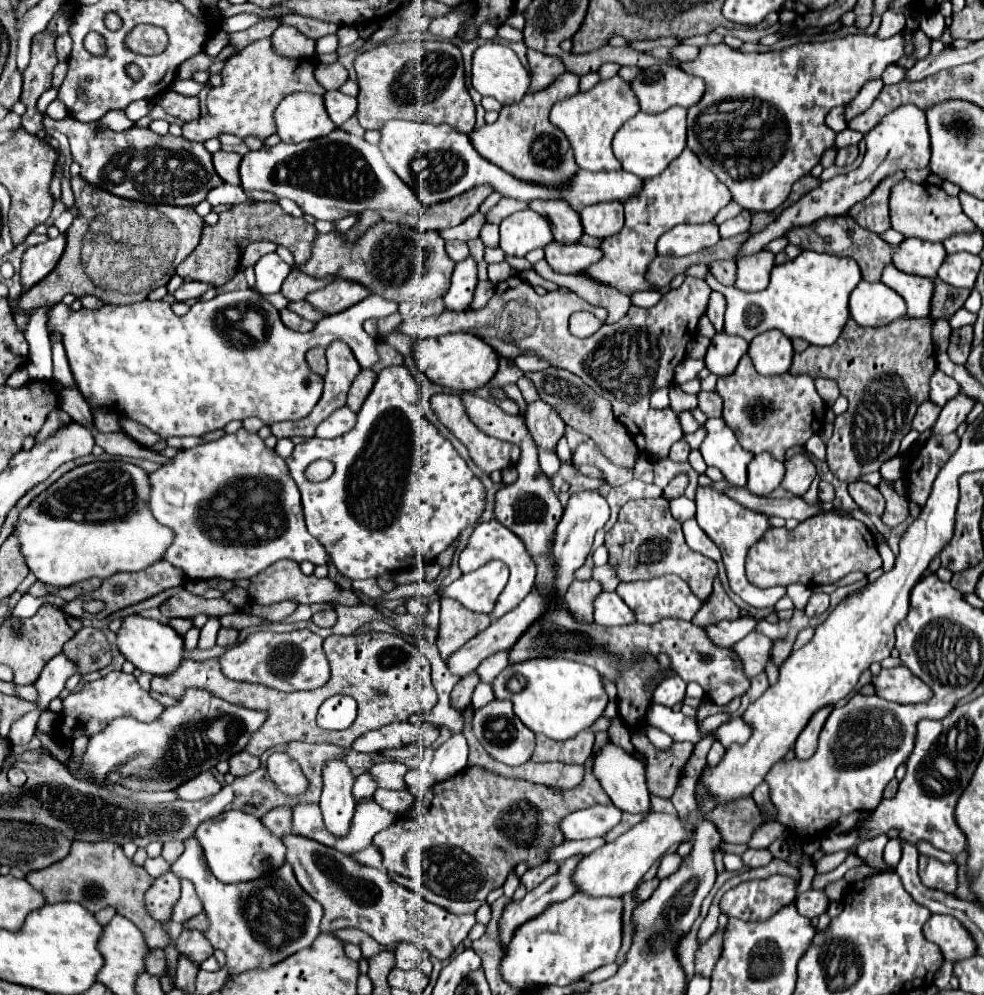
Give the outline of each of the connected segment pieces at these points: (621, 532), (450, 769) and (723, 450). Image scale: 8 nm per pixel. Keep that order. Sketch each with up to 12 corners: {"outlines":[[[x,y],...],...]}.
{"outlines":[[[628,501],[606,533],[618,579],[674,573],[706,601],[716,563],[668,501]],[[456,733],[436,749],[430,773],[442,783],[466,767],[468,743]],[[708,419],[700,445],[706,465],[746,487],[754,455],[740,447],[724,419]]]}

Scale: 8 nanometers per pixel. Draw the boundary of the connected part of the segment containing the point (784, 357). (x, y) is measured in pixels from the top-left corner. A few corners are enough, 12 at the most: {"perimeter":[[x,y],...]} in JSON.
{"perimeter":[[772,329],[750,341],[748,355],[760,375],[782,375],[794,349]]}

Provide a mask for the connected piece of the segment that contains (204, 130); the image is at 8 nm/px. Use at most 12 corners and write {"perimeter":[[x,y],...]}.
{"perimeter":[[270,39],[230,57],[208,117],[190,141],[220,133],[266,139],[286,95],[326,89],[312,61],[276,55]]}

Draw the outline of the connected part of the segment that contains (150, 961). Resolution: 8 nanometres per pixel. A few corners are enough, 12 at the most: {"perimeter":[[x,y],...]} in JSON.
{"perimeter":[[154,949],[146,957],[146,971],[160,979],[166,953]]}

